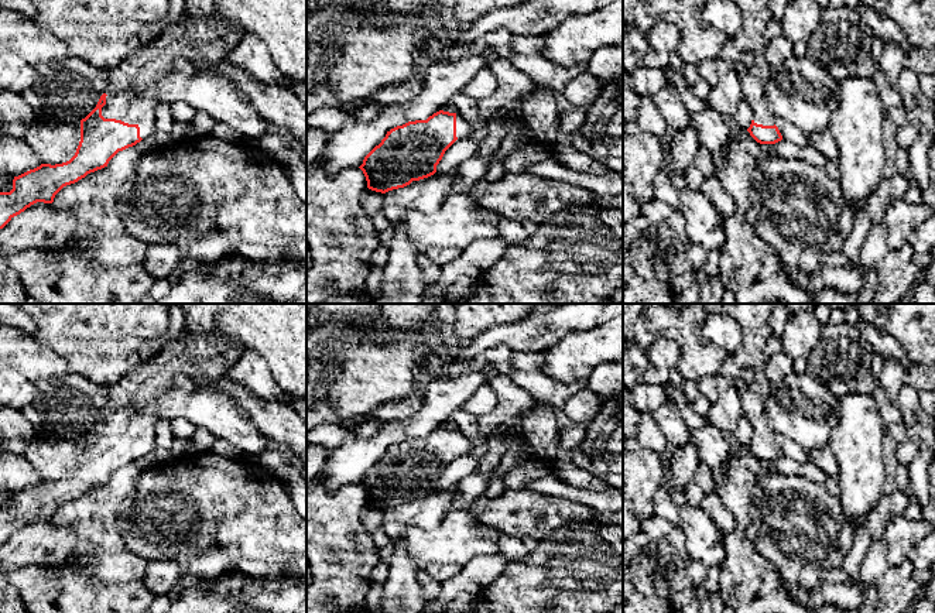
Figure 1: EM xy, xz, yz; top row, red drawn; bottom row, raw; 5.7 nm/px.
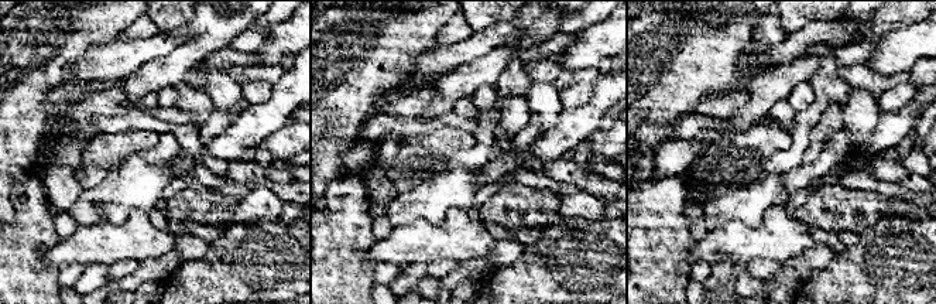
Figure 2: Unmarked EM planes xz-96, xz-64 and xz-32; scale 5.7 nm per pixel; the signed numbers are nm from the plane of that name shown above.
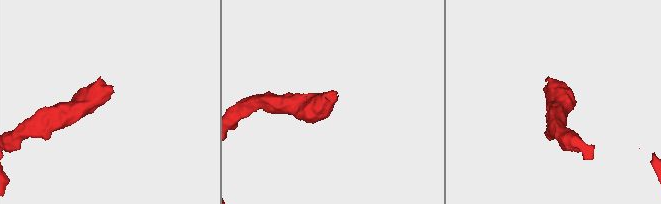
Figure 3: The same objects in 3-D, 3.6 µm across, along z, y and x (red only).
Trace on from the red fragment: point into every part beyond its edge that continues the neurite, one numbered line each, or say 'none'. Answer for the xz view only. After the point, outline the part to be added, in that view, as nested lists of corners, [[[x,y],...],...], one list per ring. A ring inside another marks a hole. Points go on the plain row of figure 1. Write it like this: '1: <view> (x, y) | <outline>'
1: xz (463, 445) | [[[456,431],[456,453],[458,453],[458,456],[463,456],[463,455],[469,453],[472,446],[473,446],[472,442],[465,435],[462,435],[459,431]]]

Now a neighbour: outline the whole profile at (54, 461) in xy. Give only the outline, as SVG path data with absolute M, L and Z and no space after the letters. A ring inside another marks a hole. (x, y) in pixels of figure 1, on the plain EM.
M38 435L35 439L27 441L23 455L42 480L62 480L76 469L81 458L81 438L47 442Z

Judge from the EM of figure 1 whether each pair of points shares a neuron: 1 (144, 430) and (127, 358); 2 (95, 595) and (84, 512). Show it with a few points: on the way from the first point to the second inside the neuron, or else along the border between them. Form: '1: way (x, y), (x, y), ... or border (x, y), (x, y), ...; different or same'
1: border (141, 362), (127, 375); different
2: way (96, 574), (96, 533); same

